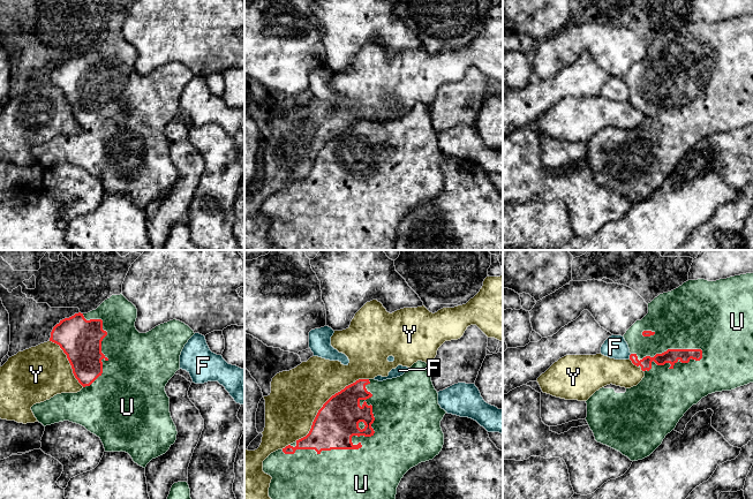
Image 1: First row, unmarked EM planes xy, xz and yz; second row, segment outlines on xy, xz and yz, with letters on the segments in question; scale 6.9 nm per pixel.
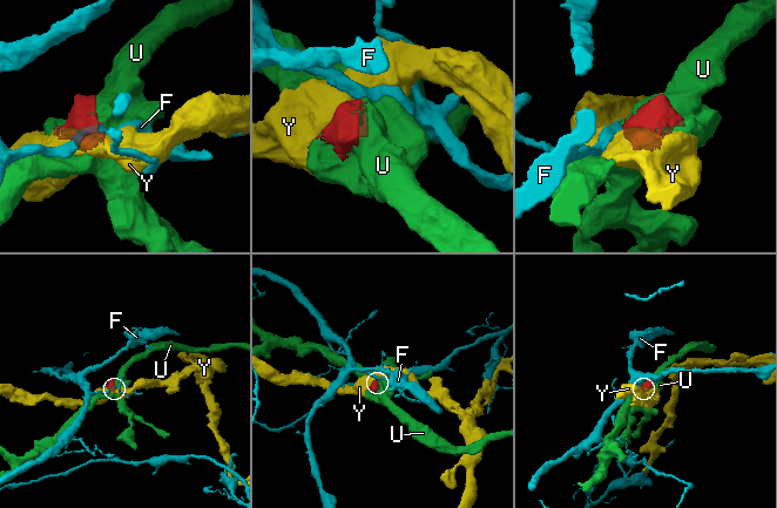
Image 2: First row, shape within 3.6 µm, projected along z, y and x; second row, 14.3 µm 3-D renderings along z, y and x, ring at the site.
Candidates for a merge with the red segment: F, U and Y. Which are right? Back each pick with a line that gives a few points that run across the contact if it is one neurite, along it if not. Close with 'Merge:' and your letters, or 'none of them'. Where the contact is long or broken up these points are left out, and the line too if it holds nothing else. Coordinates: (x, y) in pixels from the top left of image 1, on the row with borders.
Merge: none of them

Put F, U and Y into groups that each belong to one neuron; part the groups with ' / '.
F / U / Y

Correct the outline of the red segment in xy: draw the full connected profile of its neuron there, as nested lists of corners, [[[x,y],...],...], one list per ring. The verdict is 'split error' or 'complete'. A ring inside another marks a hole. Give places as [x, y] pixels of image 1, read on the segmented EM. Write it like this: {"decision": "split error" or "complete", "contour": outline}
{"decision": "complete", "contour": [[[78,312],[57,324],[50,341],[60,346],[71,365],[78,383],[90,386],[103,373],[103,362],[108,358],[101,353],[101,341],[107,335],[101,319],[86,320]]]}

